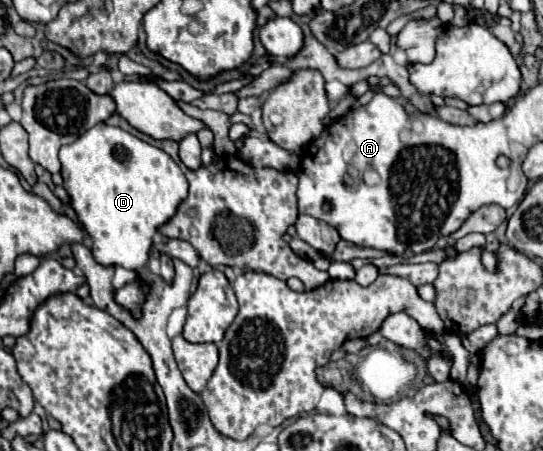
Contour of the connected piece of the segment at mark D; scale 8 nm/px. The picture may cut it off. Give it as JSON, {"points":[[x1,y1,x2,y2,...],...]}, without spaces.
{"points":[[96,124,86,134,82,134,76,142,60,148,62,162,62,178,64,188,72,198,72,208,78,214,84,230,92,240,92,254,104,266,124,266,128,270,138,270,146,264,148,252,152,246,152,236,158,232,158,226,168,222,174,216,174,210,188,194,188,180,182,174,180,166,160,148,142,142,130,132]]}

